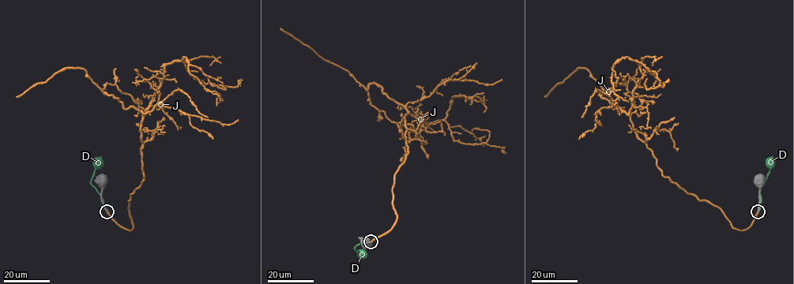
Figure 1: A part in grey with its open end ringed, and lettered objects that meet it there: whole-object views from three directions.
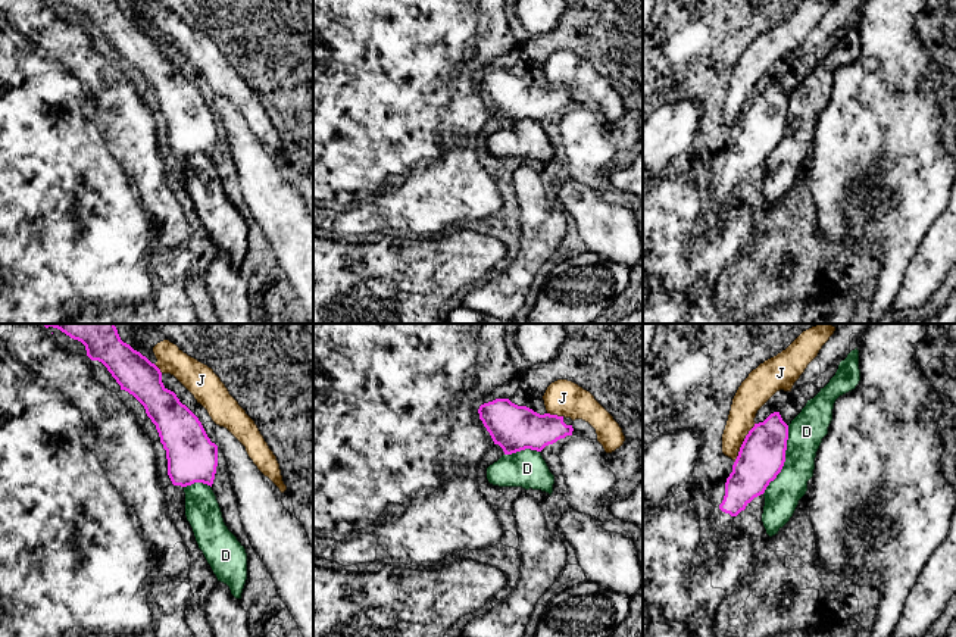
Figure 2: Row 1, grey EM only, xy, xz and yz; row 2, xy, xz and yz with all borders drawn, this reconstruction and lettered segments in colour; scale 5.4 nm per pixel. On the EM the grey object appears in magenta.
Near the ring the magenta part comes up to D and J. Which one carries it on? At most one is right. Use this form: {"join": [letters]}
{"join": []}

